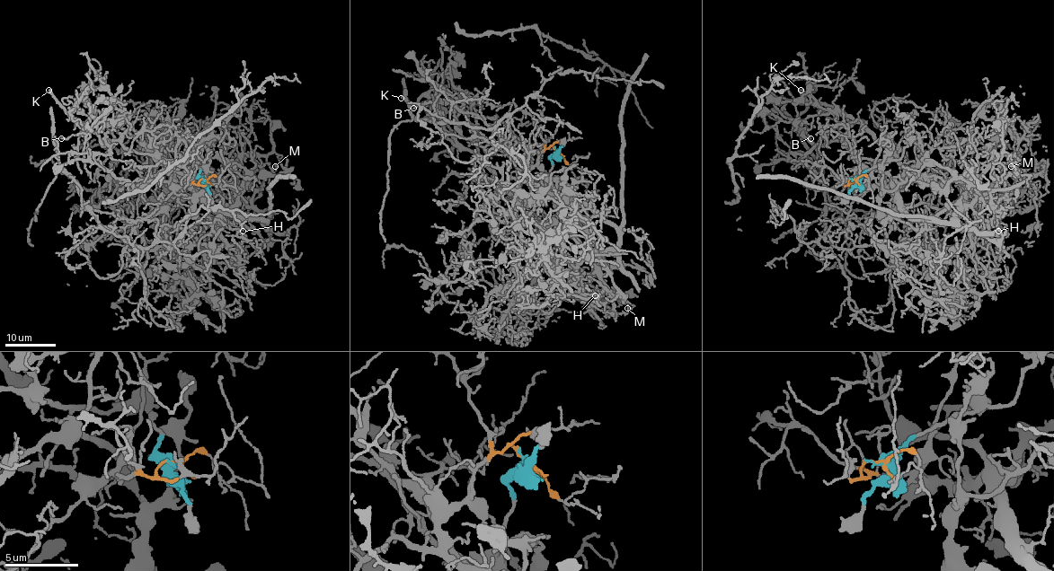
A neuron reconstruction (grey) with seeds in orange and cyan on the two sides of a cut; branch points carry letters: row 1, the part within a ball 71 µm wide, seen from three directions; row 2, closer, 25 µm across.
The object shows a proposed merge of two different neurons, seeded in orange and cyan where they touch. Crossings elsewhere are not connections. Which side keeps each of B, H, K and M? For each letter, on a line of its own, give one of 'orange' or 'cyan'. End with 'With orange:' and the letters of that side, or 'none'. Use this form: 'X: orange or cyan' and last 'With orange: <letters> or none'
B: cyan
H: orange
K: cyan
M: orange
With orange: H, M

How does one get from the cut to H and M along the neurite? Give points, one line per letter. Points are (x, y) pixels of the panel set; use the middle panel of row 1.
H: (556, 151), (546, 147), (527, 180), (571, 206), (569, 230), (584, 247), (575, 286), (595, 295)
M: (556, 151), (546, 147), (527, 173), (536, 195), (524, 212), (550, 249), (550, 265), (608, 308), (627, 308)

